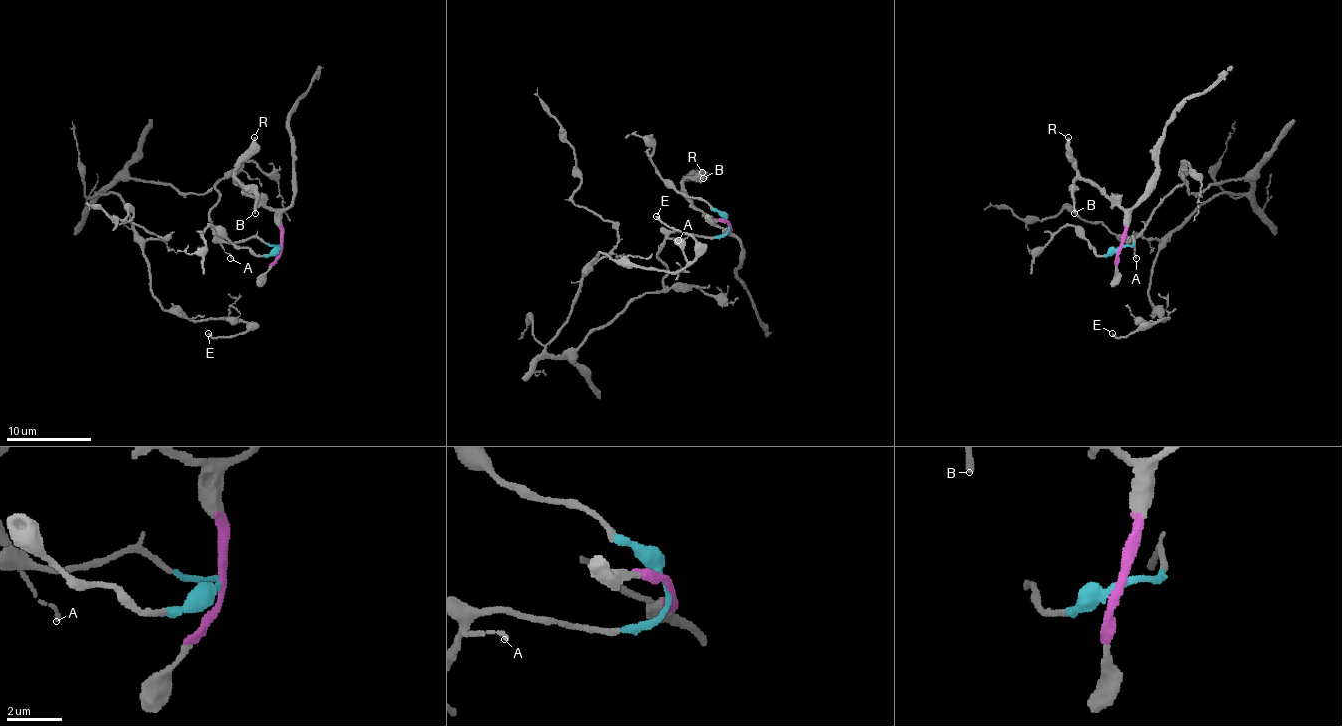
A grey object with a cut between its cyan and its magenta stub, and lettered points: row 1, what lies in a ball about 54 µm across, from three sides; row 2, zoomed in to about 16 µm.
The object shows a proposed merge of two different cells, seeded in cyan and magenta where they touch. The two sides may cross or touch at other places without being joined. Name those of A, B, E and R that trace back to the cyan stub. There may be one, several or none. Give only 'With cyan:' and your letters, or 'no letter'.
With cyan: A, E

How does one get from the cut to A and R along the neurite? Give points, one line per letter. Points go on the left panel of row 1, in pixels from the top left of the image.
A: (280, 247), (254, 237), (231, 243), (220, 241), (231, 258)
R: (282, 247), (280, 218), (265, 209), (235, 179), (237, 162), (254, 137)

